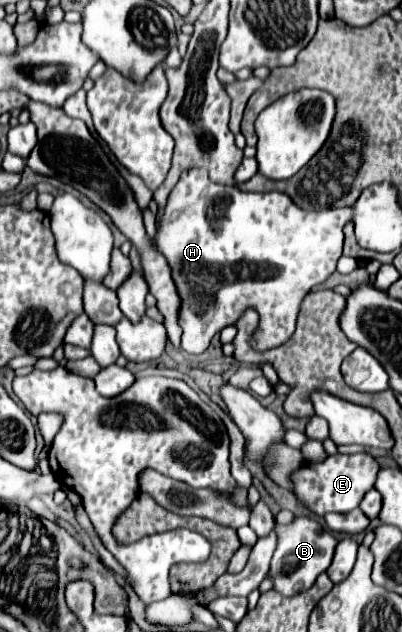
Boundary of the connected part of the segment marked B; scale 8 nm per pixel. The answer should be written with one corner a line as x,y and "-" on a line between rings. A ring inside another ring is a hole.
296,516
290,524
284,526
276,524
276,536
278,536
278,546
270,562
270,576
274,580
274,588
280,594
294,596
310,588
318,578
318,574
328,570
338,540
332,534
328,534
316,520
304,516

